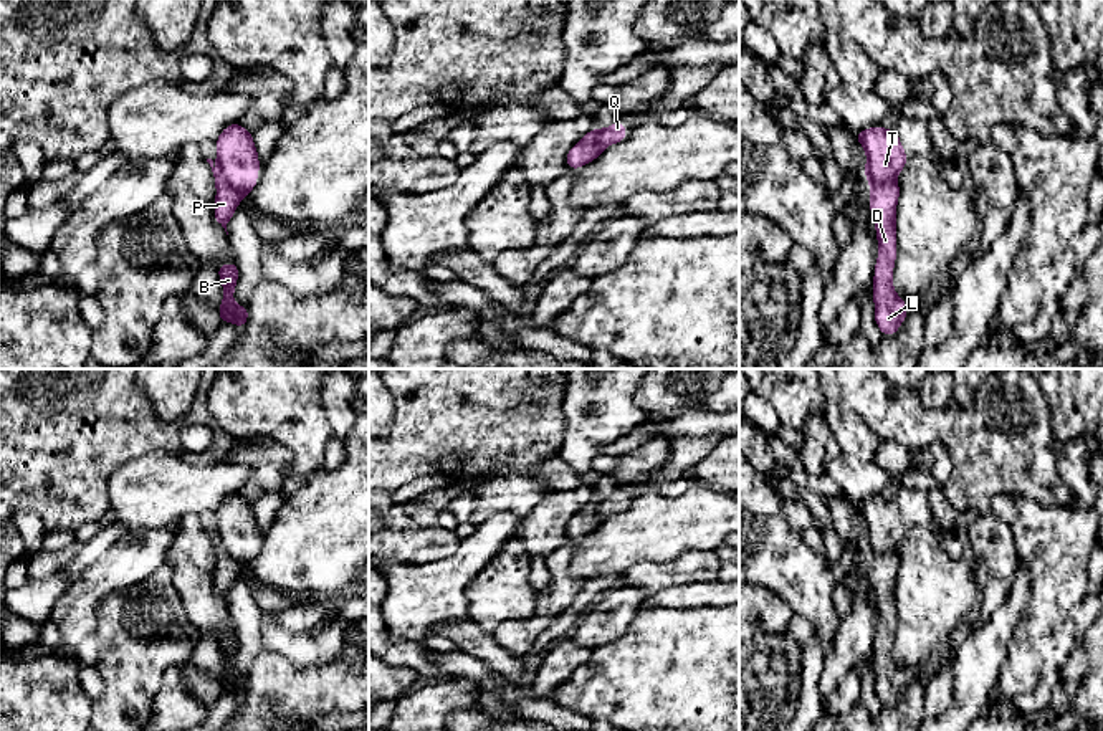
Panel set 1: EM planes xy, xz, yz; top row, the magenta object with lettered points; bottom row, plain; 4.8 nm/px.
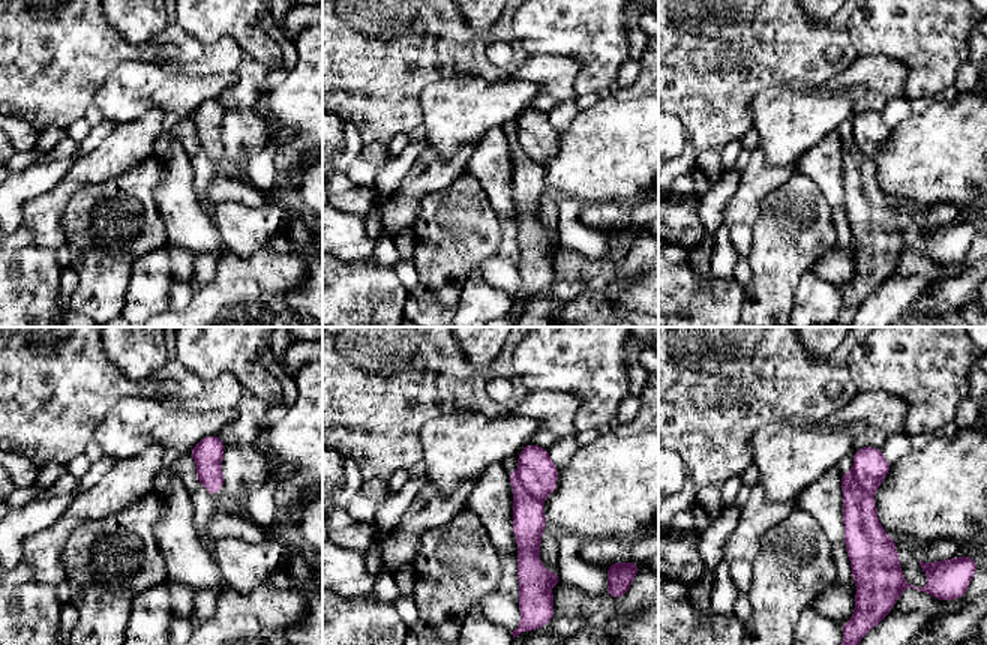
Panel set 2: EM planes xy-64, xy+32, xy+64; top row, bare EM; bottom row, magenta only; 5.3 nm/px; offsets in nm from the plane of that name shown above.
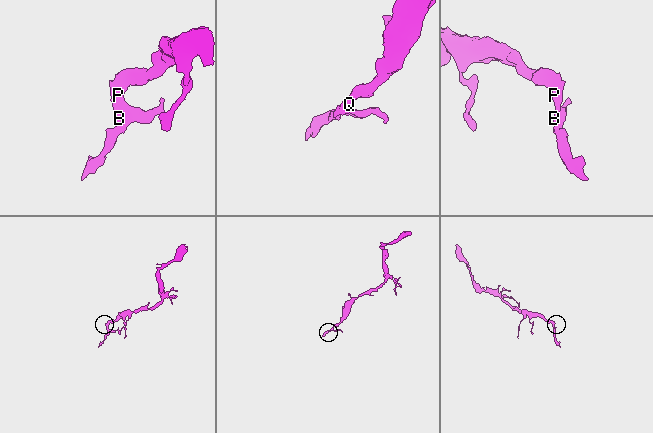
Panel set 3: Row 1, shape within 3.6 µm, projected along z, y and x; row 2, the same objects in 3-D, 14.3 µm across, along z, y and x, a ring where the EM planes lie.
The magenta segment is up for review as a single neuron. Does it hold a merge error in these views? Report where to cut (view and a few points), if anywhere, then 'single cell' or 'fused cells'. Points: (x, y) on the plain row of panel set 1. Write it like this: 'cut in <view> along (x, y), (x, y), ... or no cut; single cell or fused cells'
cut in xy along (220, 544), (243, 566); fused cells

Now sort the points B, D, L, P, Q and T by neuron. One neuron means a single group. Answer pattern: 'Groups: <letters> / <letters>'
Groups: B D L P / Q T

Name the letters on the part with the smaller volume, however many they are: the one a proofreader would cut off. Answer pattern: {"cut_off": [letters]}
{"cut_off": ["B", "D", "L", "P"]}

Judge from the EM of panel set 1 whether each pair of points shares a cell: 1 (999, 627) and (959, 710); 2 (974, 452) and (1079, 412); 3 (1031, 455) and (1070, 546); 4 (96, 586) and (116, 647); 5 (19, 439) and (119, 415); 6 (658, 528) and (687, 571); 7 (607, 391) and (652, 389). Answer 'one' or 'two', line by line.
1: one
2: two
3: two
4: two
5: one
6: two
7: two

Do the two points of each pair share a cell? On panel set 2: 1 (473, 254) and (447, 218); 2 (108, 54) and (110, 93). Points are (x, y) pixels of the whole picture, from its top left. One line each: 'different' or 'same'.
1: same
2: different

